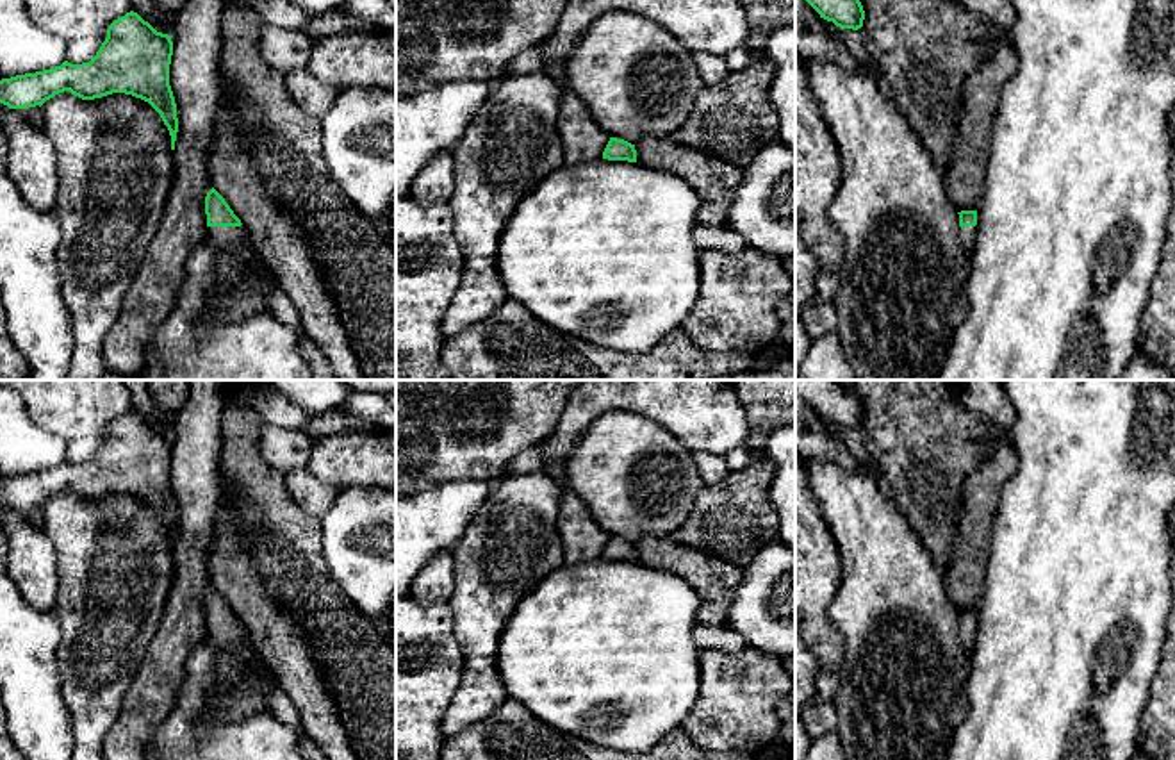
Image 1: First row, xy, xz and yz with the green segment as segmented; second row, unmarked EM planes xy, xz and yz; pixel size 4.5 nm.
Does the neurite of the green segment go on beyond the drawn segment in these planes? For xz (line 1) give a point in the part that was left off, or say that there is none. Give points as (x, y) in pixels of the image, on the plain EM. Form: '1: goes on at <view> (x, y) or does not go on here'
1: does not go on here

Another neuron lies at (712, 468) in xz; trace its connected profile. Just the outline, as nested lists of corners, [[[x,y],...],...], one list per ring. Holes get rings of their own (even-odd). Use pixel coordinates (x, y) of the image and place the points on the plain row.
[[[692,451],[692,457],[704,485],[715,485],[722,482],[731,471],[726,457],[711,455],[708,451]]]

